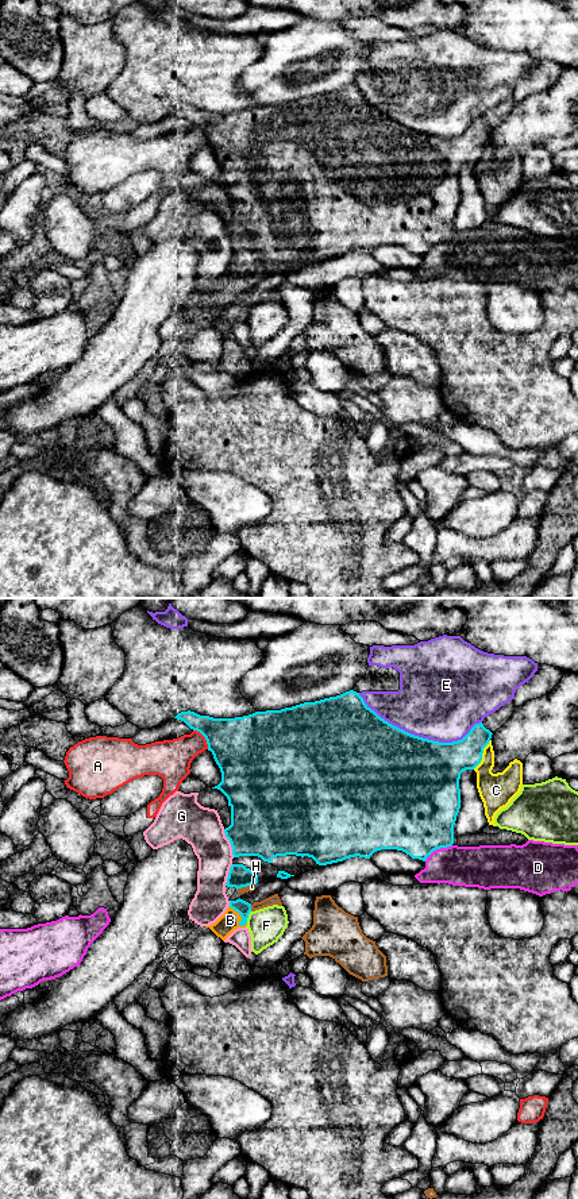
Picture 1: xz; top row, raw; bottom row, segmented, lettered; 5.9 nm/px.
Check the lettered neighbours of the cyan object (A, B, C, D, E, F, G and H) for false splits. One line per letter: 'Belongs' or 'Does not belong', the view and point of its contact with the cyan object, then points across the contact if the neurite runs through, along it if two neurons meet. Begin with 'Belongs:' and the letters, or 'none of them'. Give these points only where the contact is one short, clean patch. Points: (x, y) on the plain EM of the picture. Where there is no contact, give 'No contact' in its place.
Belongs: B, H
A: Does not belong. Touches cyan at xz (204, 131)
B: Belongs. Touches cyan at xz (241, 311). Path across: xz (243, 303), (241, 311), (230, 315)
C: Does not belong. Touches cyan at xz (481, 150)
D: Does not belong. Touches cyan at xz (438, 243)
E: Does not belong. Touches cyan at xz (417, 131)
F: Does not belong. Touches cyan at xz (247, 312)
G: Does not belong. Touches cyan at xz (230, 236)
H: Belongs. Touches cyan at xz (250, 303)

